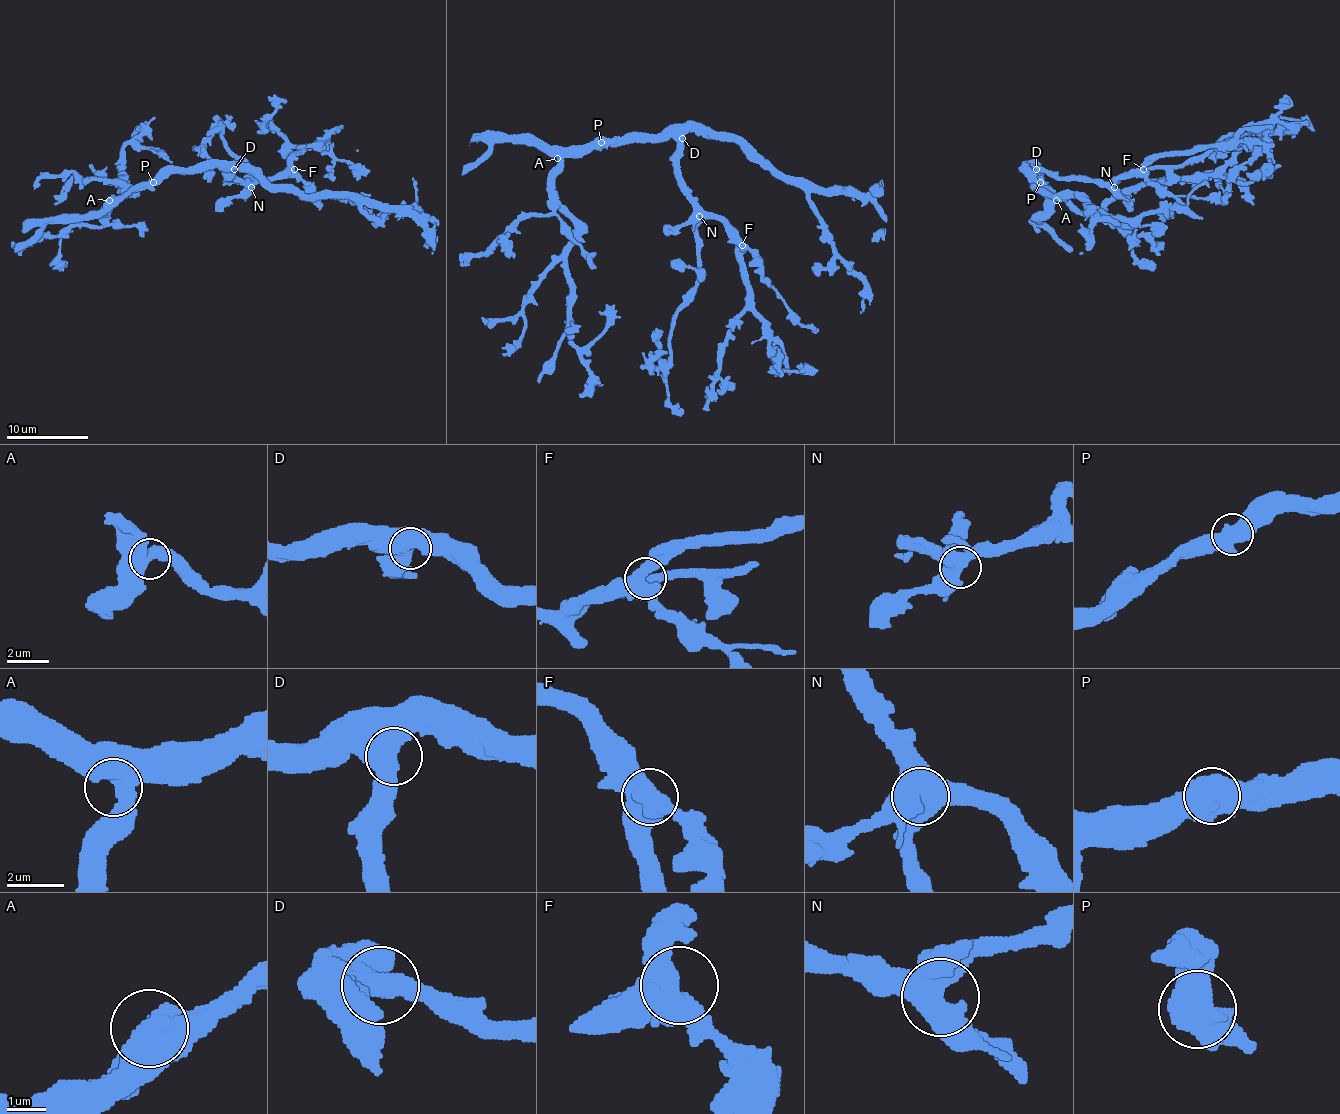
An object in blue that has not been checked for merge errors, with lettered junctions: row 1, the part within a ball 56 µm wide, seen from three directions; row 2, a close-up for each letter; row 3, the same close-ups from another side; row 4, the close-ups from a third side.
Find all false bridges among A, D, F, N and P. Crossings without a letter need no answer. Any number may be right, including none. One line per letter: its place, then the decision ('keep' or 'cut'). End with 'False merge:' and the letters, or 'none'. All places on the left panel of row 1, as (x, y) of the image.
A: at (109, 200); keep
D: at (234, 169); keep
F: at (294, 169); keep
N: at (251, 187); keep
P: at (153, 182); keep
False merge: none

